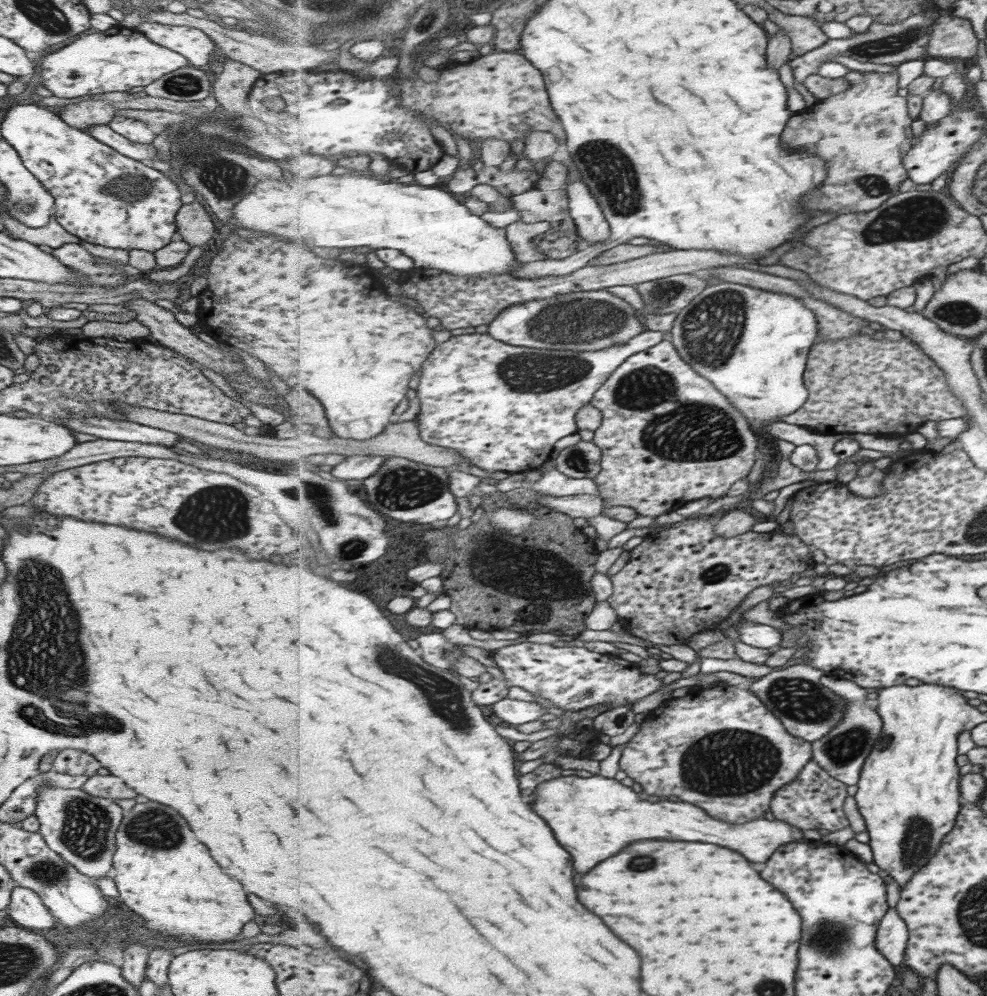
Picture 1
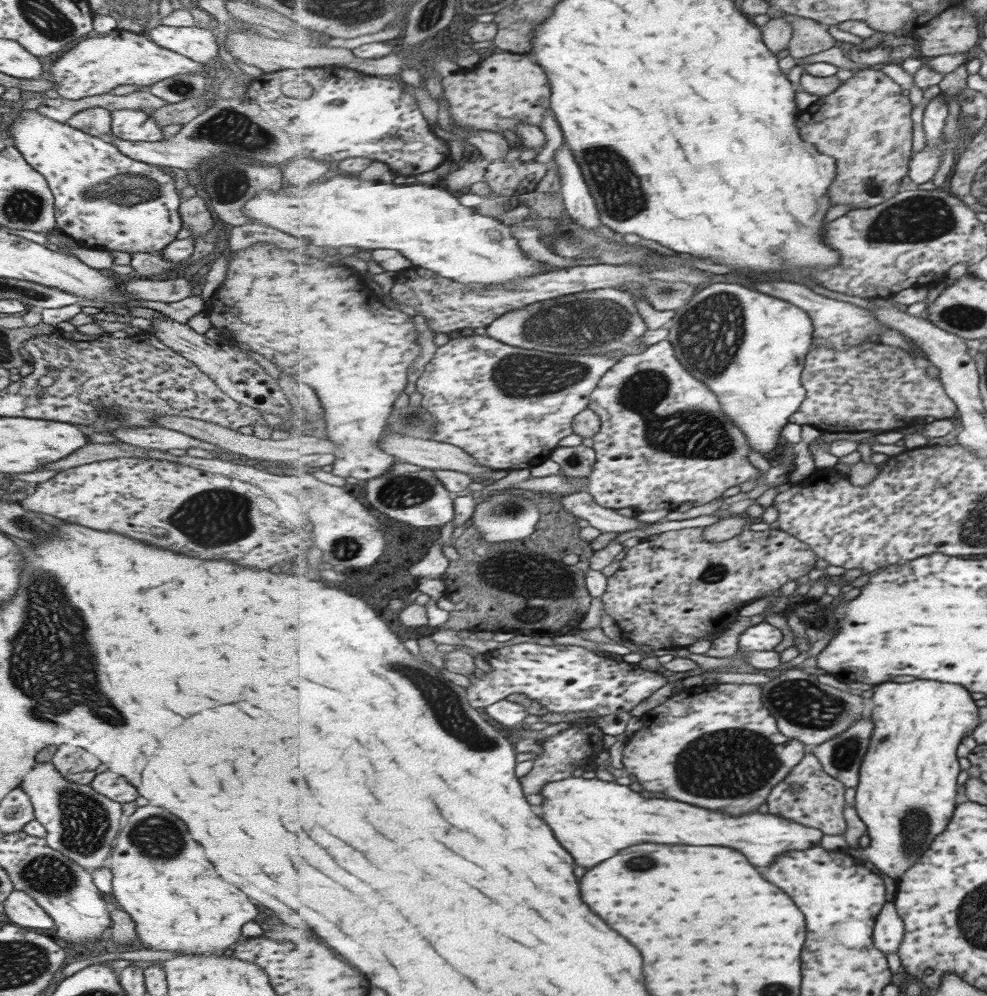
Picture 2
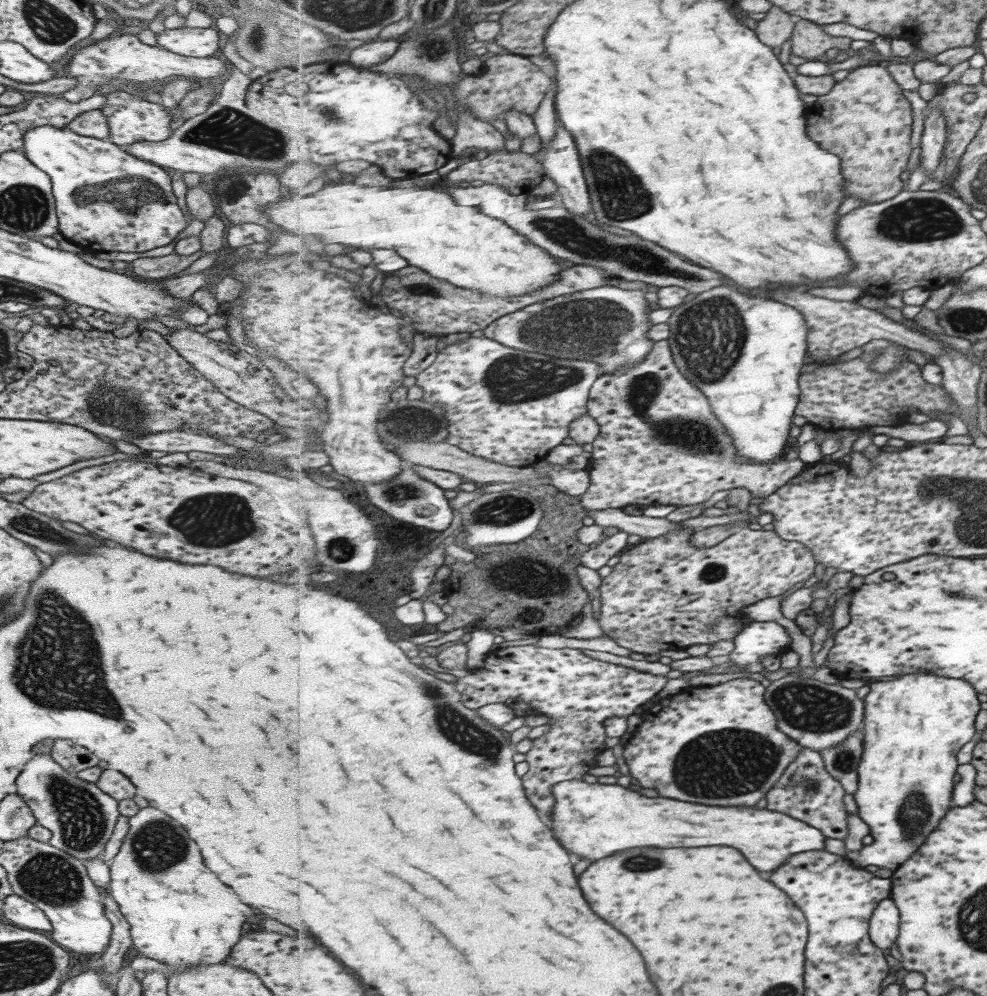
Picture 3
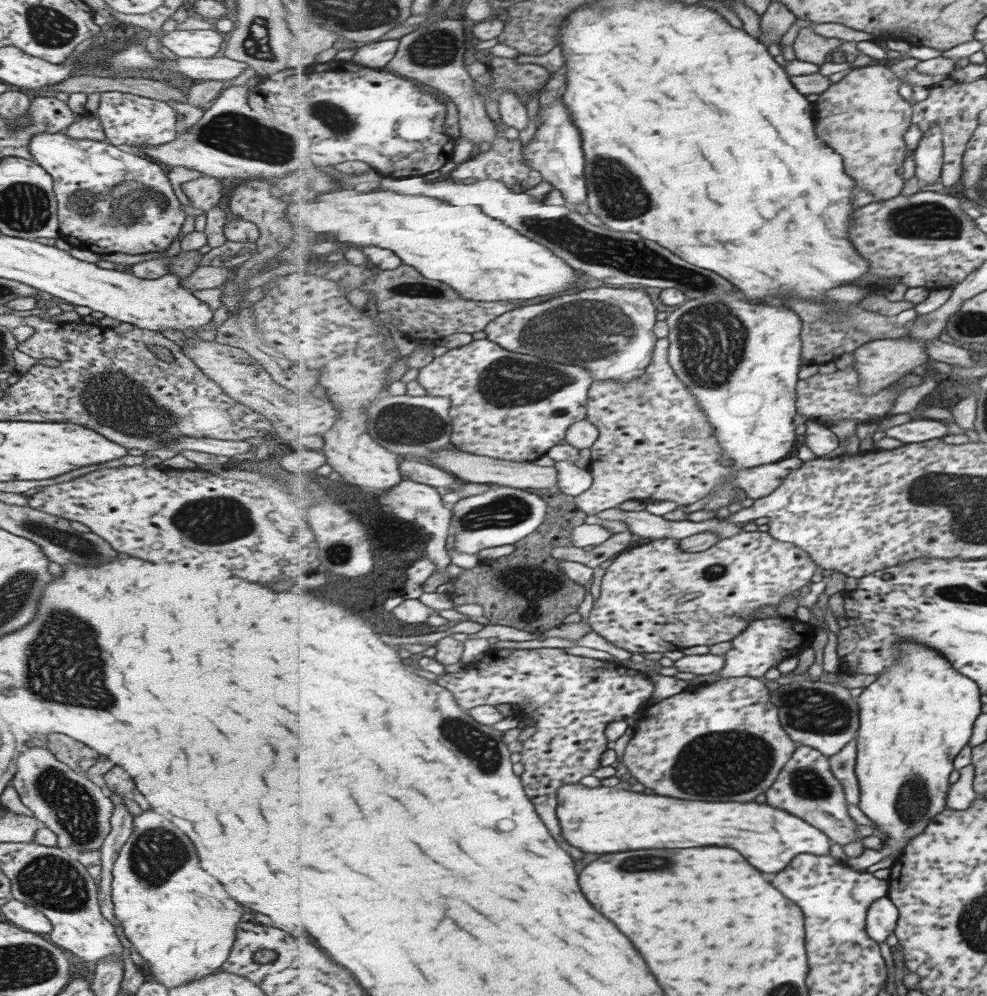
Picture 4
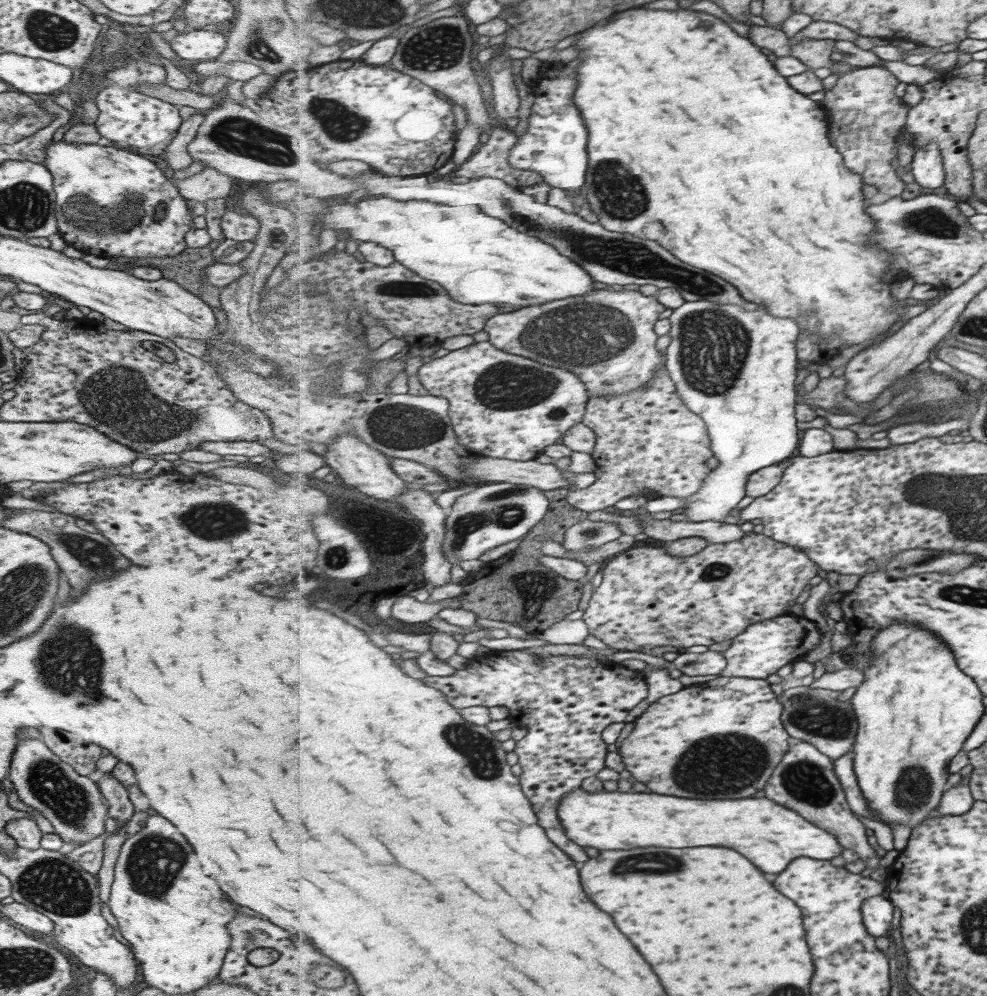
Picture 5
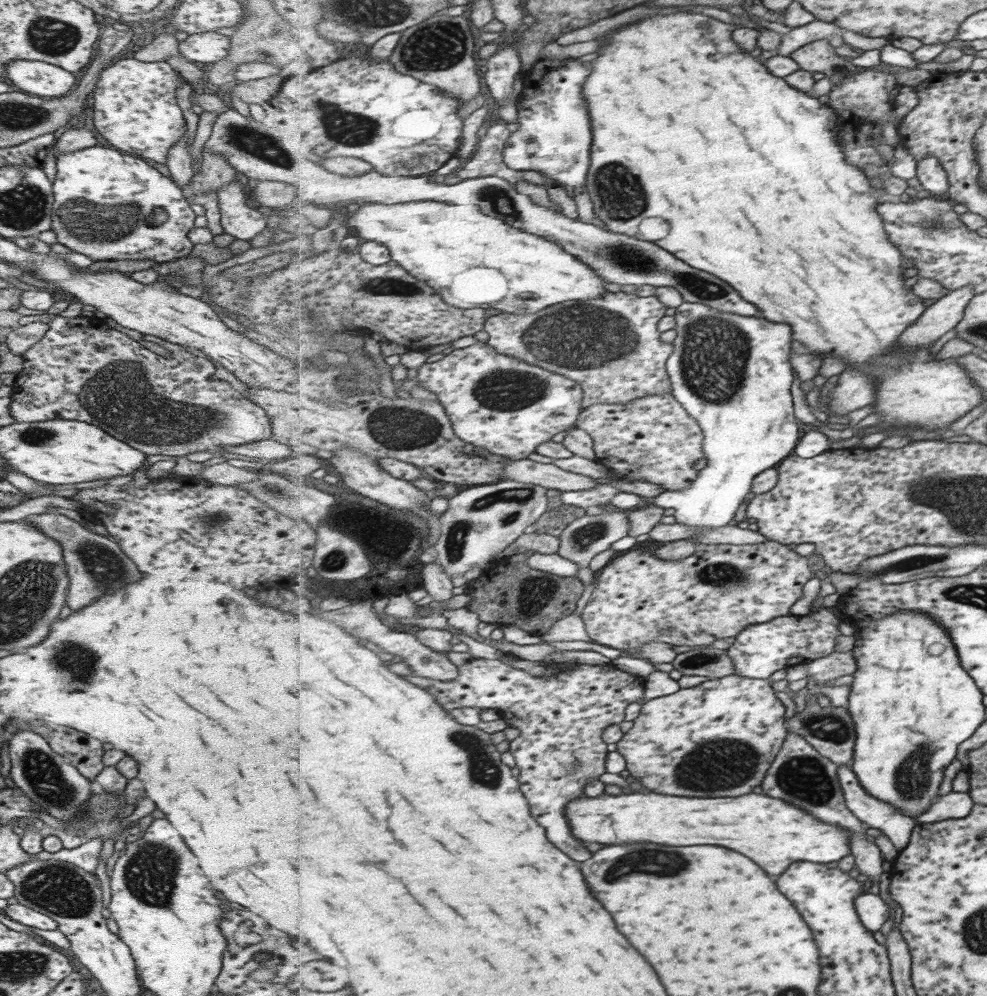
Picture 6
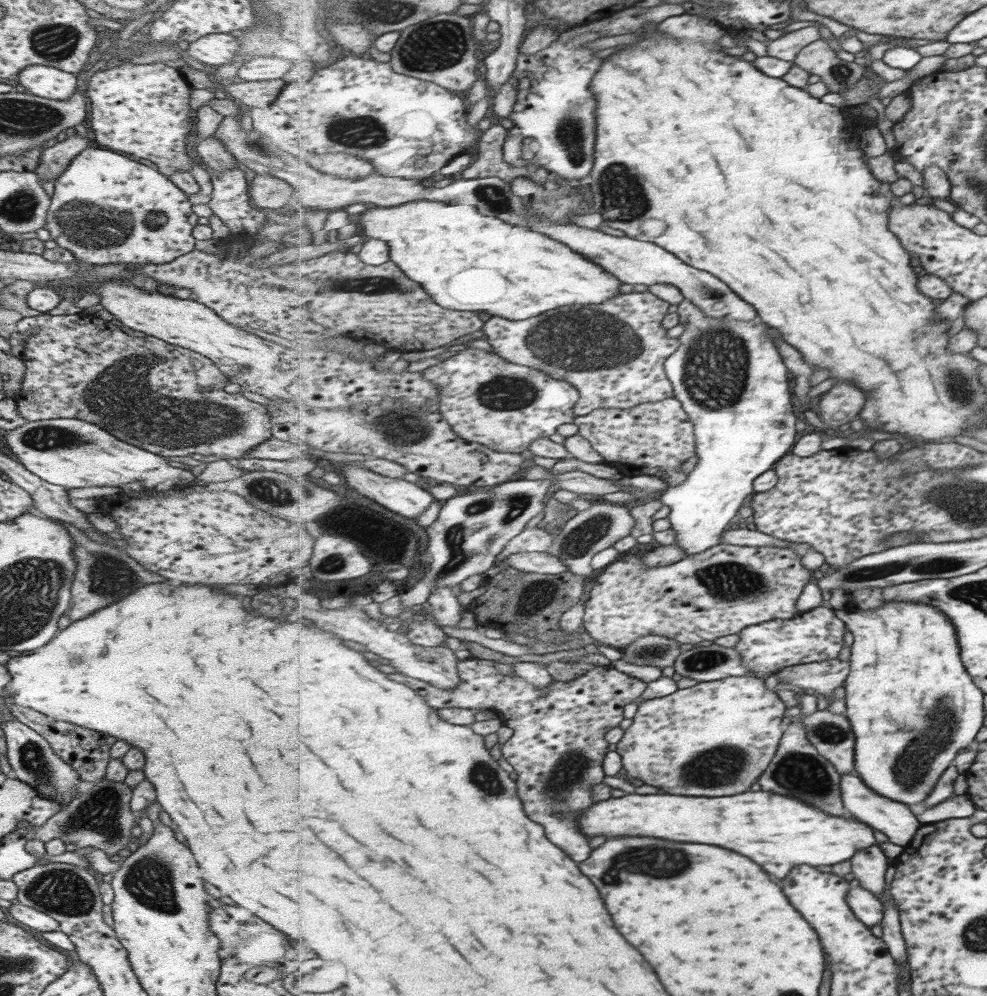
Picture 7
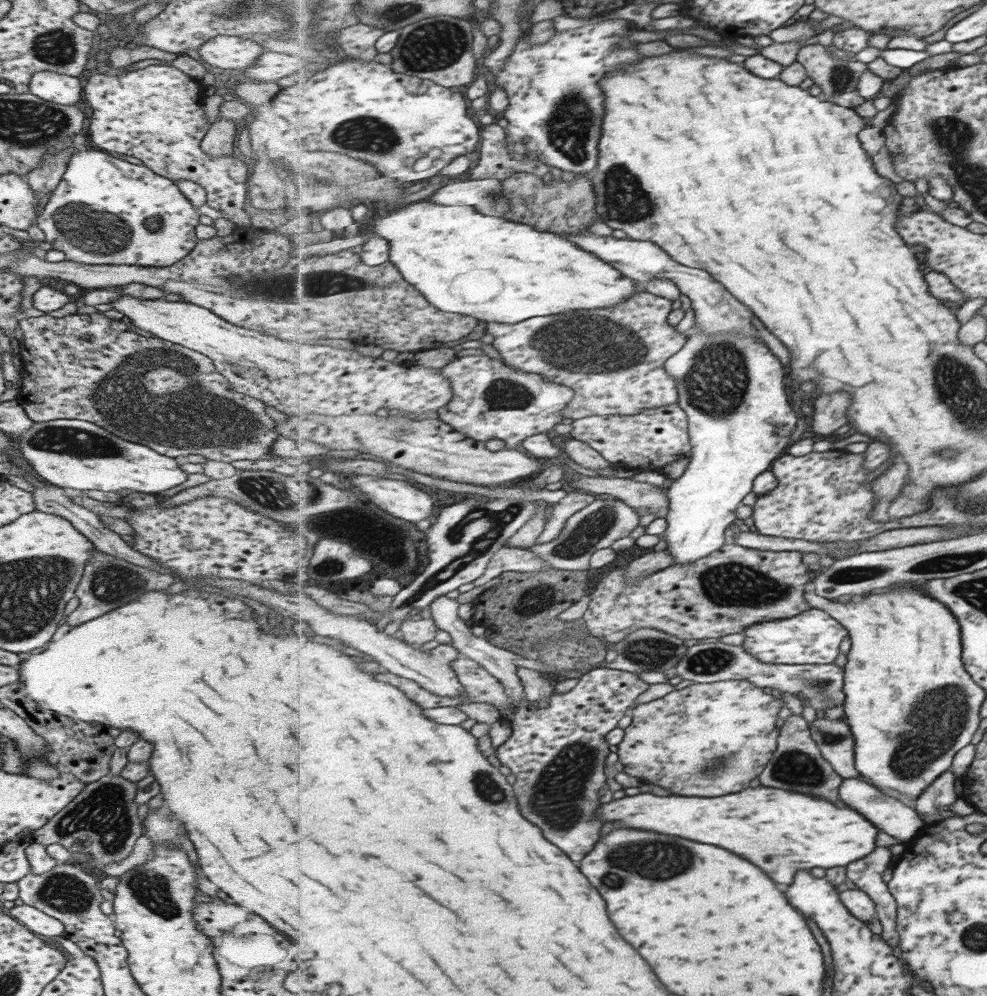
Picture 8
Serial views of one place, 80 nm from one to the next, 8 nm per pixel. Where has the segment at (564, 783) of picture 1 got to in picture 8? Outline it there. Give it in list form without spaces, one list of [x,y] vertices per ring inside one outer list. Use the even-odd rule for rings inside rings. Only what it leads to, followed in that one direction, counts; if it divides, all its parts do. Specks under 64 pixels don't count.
[[[747,788],[739,794],[729,794],[723,798],[687,798],[687,796],[655,796],[655,794],[639,794],[639,796],[625,796],[621,800],[613,800],[599,808],[599,818],[611,822],[621,828],[639,828],[651,830],[659,834],[681,836],[687,840],[723,846],[751,862],[759,868],[767,870],[775,882],[791,884],[795,874],[805,868],[835,868],[847,866],[867,854],[871,854],[877,846],[879,830],[857,810],[843,808],[833,802],[813,798],[807,794],[791,794],[787,790],[777,788]]]

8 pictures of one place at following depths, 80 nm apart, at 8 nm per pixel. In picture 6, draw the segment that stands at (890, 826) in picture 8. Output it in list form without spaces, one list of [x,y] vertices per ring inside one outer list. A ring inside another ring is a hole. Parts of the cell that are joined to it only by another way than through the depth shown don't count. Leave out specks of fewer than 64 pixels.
[[[852,765],[839,766],[838,776],[847,808],[867,826],[884,833],[899,848],[899,852],[902,851],[911,842],[911,834],[919,825],[918,820],[869,795],[863,789]]]

